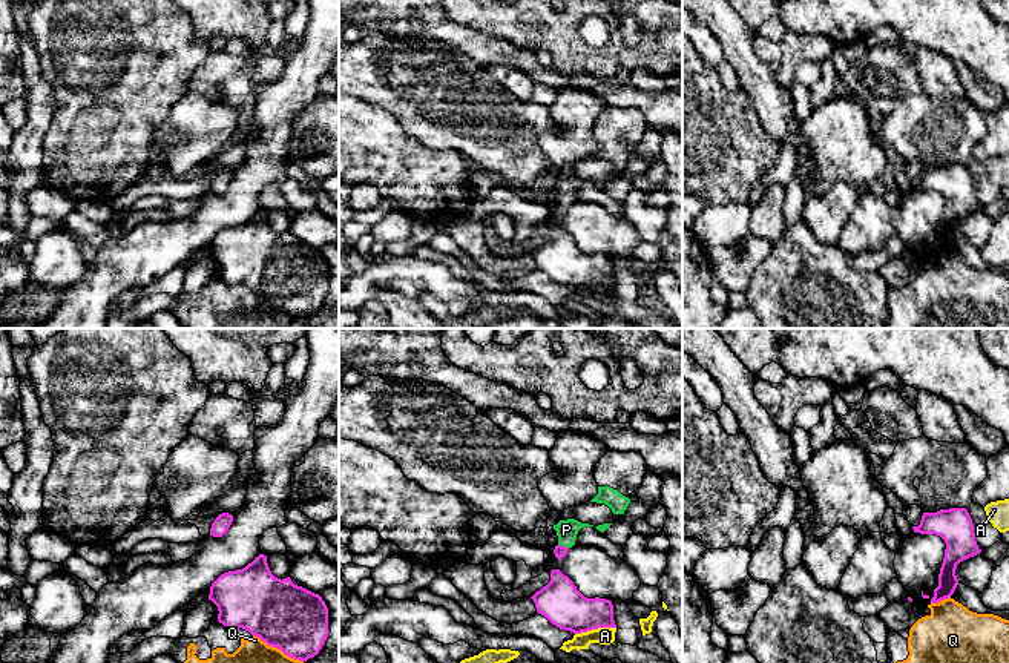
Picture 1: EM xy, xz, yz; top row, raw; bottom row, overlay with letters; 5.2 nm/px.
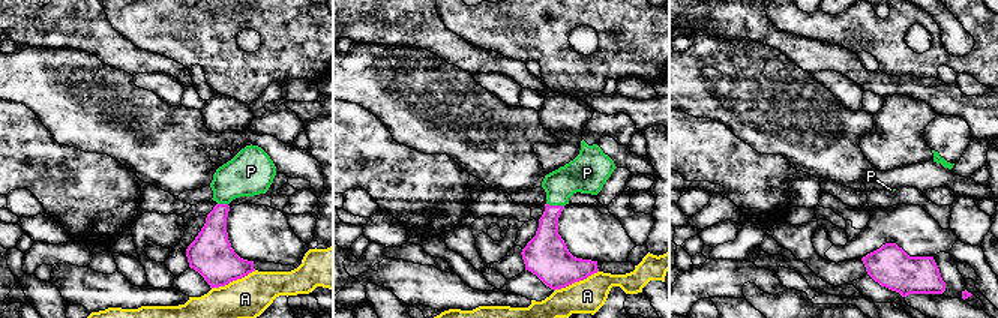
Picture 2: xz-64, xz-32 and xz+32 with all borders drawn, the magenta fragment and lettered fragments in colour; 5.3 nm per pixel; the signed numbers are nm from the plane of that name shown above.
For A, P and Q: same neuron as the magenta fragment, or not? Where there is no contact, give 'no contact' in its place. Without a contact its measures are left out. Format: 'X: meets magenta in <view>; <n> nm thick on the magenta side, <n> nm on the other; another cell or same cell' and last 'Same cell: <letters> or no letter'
A: meets magenta in xz; 220 nm thick on the magenta side, 100 nm on the other; another cell
P: meets magenta in xz; 70 nm thick on the magenta side, 110 nm on the other; same cell
Q: meets magenta in yz; 100 nm thick on the magenta side, 300 nm on the other; another cell
Same cell: P

